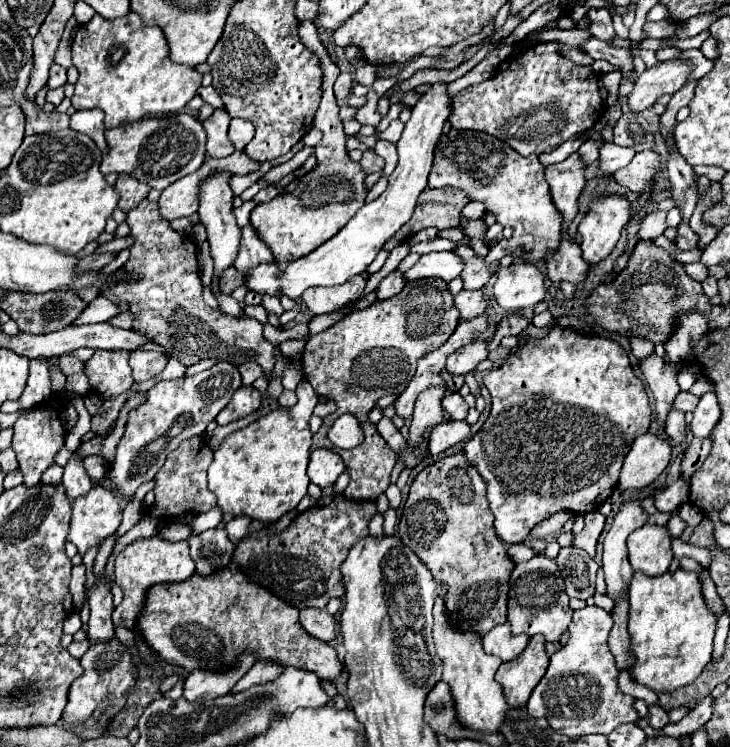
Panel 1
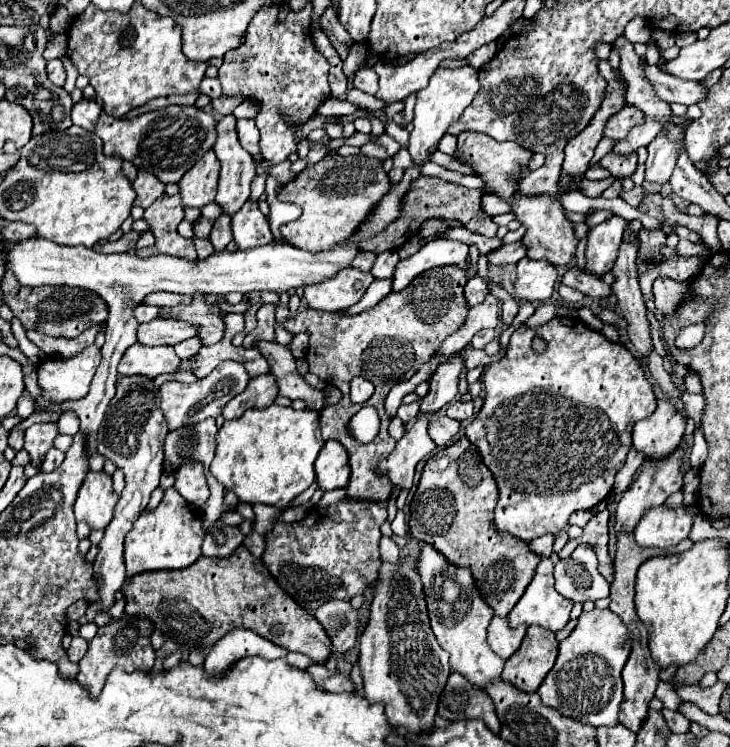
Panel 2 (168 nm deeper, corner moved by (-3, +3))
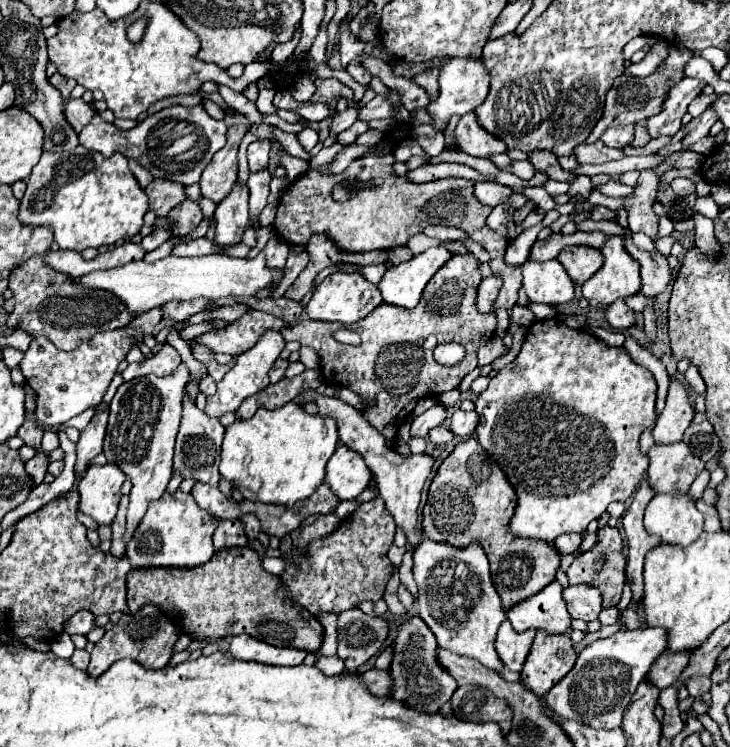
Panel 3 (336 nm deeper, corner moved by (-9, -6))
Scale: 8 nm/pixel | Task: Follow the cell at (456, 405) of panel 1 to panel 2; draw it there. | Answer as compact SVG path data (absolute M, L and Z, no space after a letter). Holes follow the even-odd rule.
M454 401L452 405L448 405L446 415L452 419L458 419L458 421L468 421L474 415L474 405L472 405L472 401L468 401L468 403Z

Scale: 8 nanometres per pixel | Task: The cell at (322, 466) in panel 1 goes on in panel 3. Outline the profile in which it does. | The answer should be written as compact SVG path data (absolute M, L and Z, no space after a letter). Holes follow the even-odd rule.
M338 446L326 466L326 482L340 500L358 498L370 484L372 472L360 454Z

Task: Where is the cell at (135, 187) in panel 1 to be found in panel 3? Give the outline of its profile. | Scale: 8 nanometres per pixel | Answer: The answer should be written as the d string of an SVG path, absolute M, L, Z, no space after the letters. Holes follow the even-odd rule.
M154 180L146 186L146 194L150 198L150 210L156 212L156 216L164 218L168 212L186 200L184 184L170 182L170 180Z

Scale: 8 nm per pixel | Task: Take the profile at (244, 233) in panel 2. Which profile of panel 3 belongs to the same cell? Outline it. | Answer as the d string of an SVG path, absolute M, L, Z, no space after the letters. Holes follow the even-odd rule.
M268 168L250 174L248 180L248 190L250 190L250 220L258 222L258 216L262 212L262 208L266 206L266 198L268 198L268 184L270 184L272 176L268 172Z

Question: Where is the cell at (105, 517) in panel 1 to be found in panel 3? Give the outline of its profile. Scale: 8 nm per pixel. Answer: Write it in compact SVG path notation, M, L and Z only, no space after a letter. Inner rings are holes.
M116 464L88 466L78 484L80 512L92 516L98 524L112 524L118 502L122 498L122 484L126 474Z

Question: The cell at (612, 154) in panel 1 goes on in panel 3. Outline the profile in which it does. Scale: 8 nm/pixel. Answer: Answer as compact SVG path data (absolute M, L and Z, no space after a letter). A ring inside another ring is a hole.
M682 78L670 92L668 98L664 100L664 108L660 114L648 118L644 122L650 138L660 138L666 134L676 134L682 126L682 116L686 114L686 108L690 100L694 100L702 90L706 82L696 80L696 78Z

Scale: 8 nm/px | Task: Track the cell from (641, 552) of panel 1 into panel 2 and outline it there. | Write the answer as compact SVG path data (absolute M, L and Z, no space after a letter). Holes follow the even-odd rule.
M660 505L658 509L650 509L634 529L634 541L642 549L652 547L666 551L688 537L692 517L696 513L698 509L686 511L684 507L680 507L676 511L670 511L664 505Z

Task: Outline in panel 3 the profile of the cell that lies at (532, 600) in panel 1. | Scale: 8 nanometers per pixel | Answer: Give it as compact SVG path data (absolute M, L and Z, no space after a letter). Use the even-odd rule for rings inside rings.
M556 580L538 594L512 606L506 614L516 632L542 628L550 634L562 634L568 632L568 626L572 622L562 600L562 586Z

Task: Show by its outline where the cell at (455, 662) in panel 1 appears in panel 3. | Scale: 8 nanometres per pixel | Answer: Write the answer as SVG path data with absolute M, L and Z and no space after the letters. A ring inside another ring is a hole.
M424 540L413 553L414 578L420 588L420 618L434 632L440 648L452 650L480 660L492 670L500 670L502 662L494 650L498 626L506 620L500 596L490 578L488 558L480 544L456 548L450 544Z

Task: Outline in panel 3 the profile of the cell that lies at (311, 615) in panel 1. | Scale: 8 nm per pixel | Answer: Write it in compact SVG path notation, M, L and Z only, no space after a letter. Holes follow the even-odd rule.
M358 608L342 612L338 626L338 656L350 672L356 672L374 654L378 654L388 638L388 622L366 616Z

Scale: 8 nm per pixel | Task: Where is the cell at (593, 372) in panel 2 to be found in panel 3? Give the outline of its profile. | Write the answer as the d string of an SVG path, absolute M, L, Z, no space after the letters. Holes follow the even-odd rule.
M550 318L550 320L536 320L526 334L526 340L522 344L520 354L516 360L506 366L496 378L490 380L490 386L478 394L476 398L476 412L480 414L480 424L476 428L476 440L482 444L482 448L498 462L498 466L504 470L506 478L510 484L516 488L518 494L518 506L516 512L510 520L510 530L516 536L522 538L540 538L546 542L554 542L560 534L570 534L570 532L586 532L586 526L590 520L600 518L606 512L606 506L614 500L626 502L634 492L640 480L646 474L648 468L648 458L640 452L640 434L654 422L654 402L656 402L656 380L650 370L644 366L636 364L630 354L624 348L612 348L606 346L602 340L596 336L584 332L584 330L572 330L568 328L562 320Z

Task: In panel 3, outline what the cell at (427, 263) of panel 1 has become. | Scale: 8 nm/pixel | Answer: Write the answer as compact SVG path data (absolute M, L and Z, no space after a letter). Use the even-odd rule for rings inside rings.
M438 246L438 248L428 248L426 252L414 256L408 262L402 262L398 266L388 266L388 270L384 272L378 284L382 300L386 304L414 308L420 302L422 290L428 284L428 280L450 256L452 254L446 248Z

